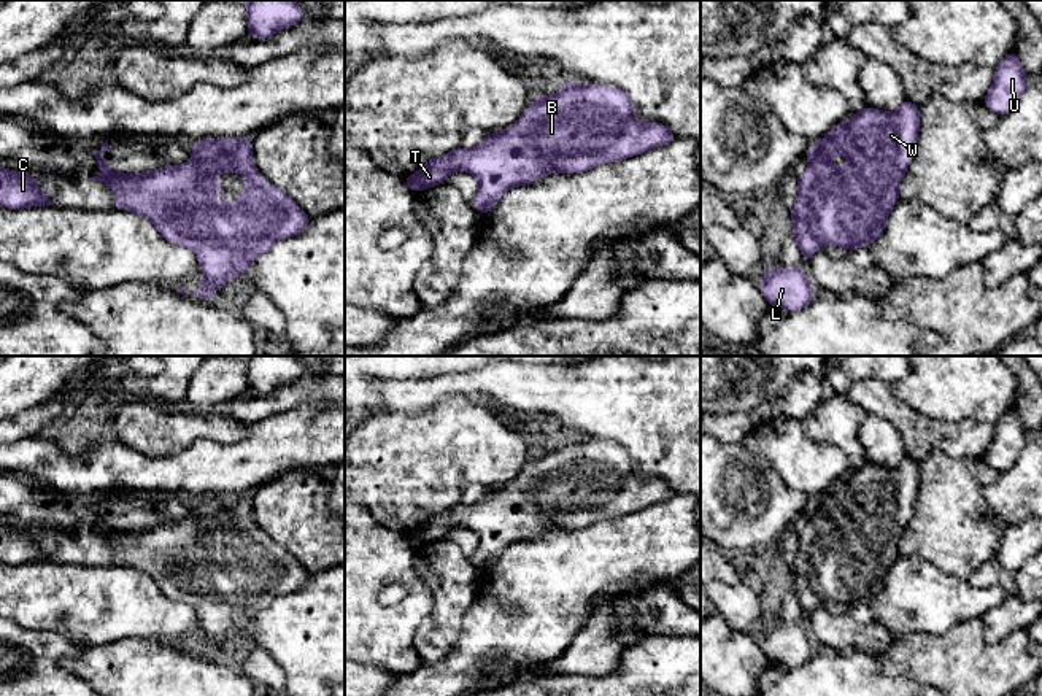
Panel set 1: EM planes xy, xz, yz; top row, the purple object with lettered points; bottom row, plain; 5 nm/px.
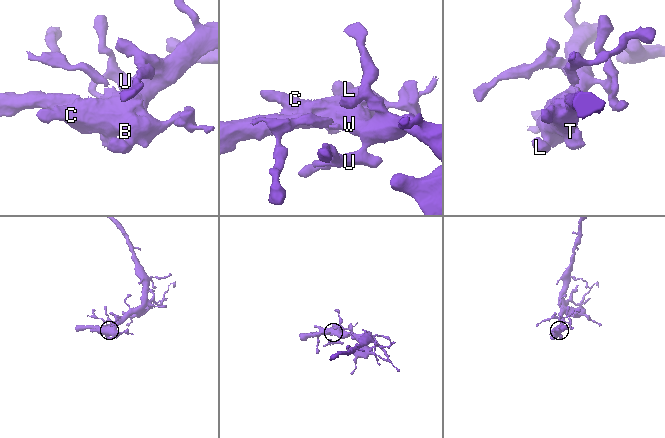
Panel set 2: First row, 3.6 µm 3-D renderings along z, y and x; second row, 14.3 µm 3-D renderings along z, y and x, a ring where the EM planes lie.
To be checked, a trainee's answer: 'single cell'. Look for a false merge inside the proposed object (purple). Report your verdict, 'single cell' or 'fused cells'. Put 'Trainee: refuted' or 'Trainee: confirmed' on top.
Trainee: confirmed
single cell

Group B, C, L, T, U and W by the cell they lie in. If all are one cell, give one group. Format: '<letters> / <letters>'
B C L T U W

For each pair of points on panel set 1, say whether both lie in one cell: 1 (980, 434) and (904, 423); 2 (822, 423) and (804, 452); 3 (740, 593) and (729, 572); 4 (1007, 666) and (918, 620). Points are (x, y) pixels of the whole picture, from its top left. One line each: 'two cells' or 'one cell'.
1: one cell
2: two cells
3: two cells
4: two cells

